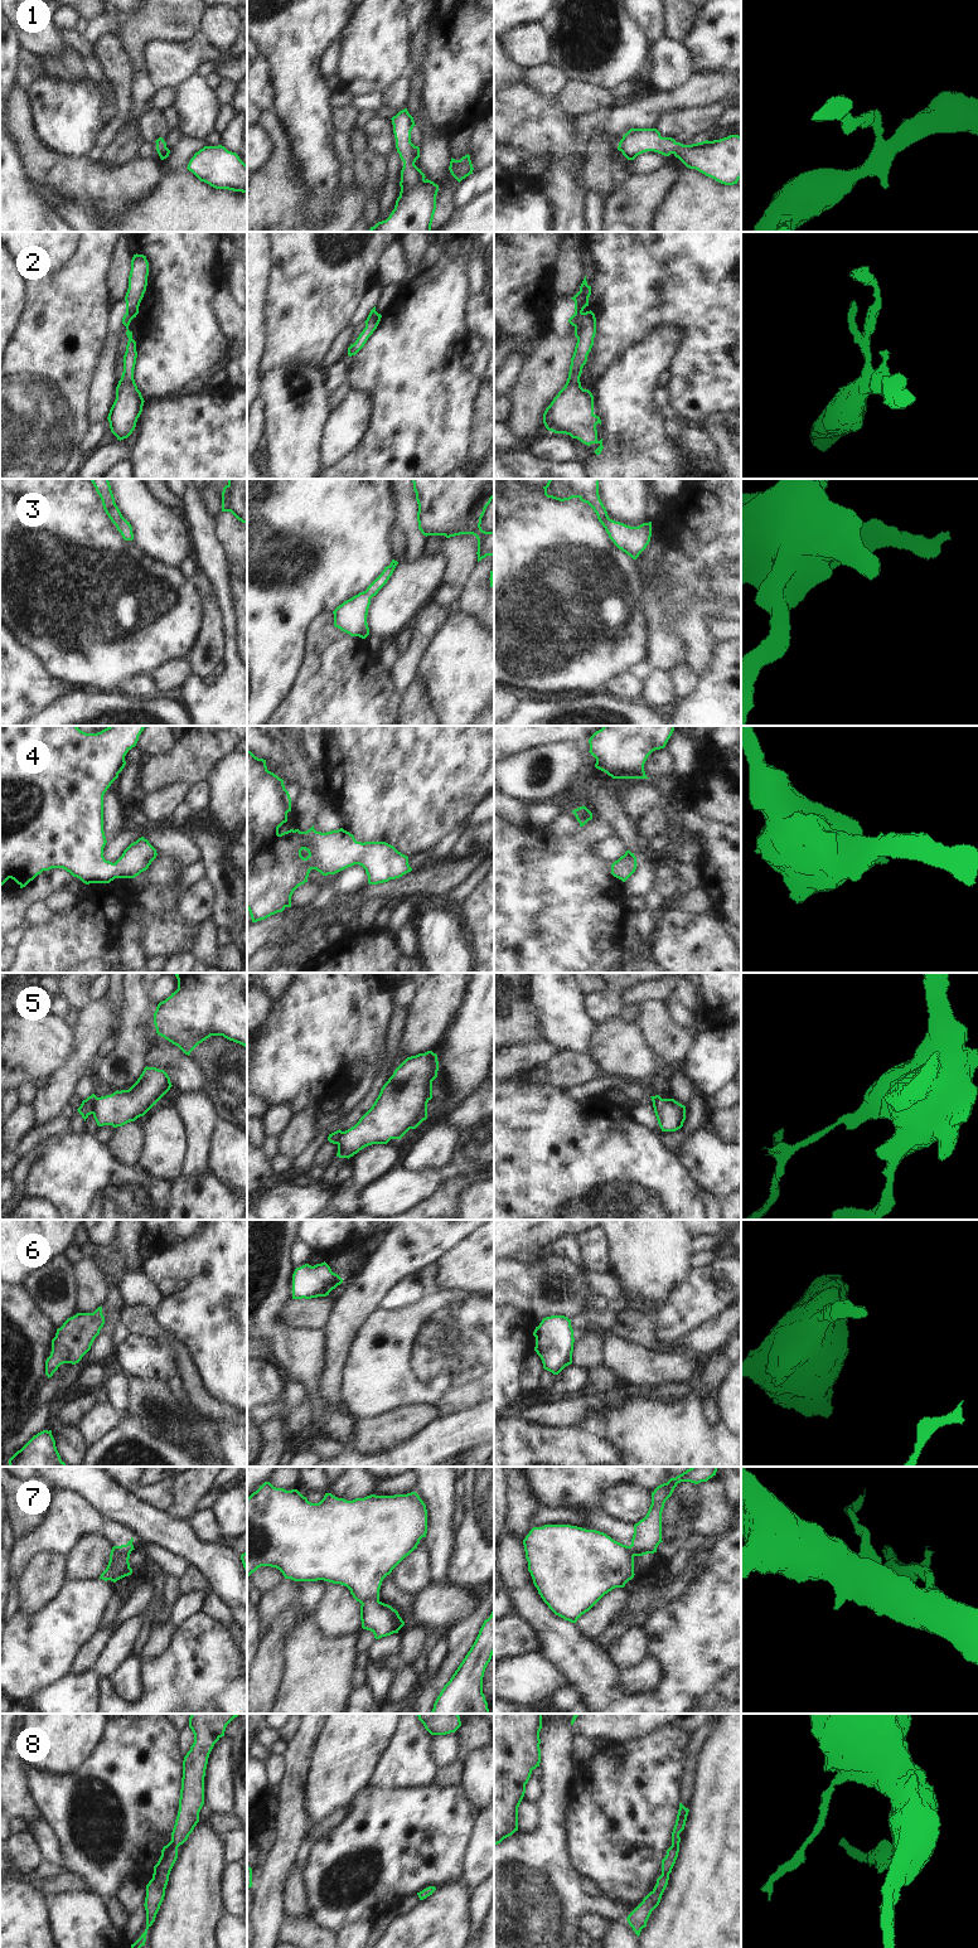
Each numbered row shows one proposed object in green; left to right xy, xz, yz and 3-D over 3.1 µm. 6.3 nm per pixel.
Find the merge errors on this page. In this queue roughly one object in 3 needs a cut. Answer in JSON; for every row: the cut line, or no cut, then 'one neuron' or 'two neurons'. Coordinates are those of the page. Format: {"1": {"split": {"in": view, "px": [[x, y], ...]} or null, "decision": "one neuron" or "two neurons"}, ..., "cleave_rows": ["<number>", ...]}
{"1": {"split": null, "decision": "one neuron"}, "2": {"split": {"in": "yz", "px": [[581, 311], [572, 325]]}, "decision": "two neurons"}, "3": {"split": null, "decision": "one neuron"}, "4": {"split": null, "decision": "one neuron"}, "5": {"split": {"in": "xy", "px": [[97, 1098], [91, 1113]]}, "decision": "two neurons"}, "6": {"split": null, "decision": "one neuron"}, "7": {"split": {"in": "xz", "px": [[378, 1600], [366, 1600], [362, 1604]]}, "decision": "two neurons"}, "8": {"split": null, "decision": "one neuron"}, "cleave_rows": ["2", "5", "7"]}

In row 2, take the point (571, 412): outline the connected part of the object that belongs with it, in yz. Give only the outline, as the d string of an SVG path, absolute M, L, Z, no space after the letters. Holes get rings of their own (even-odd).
M591 310L581 312L573 326L577 343L571 358L568 378L565 387L546 408L543 423L548 431L570 435L587 446L599 444L600 446L594 452L600 455L604 446L602 438L597 440L596 425L601 425L601 420L594 413L592 393L584 389L580 382L582 368L594 345L596 334L595 314Z

